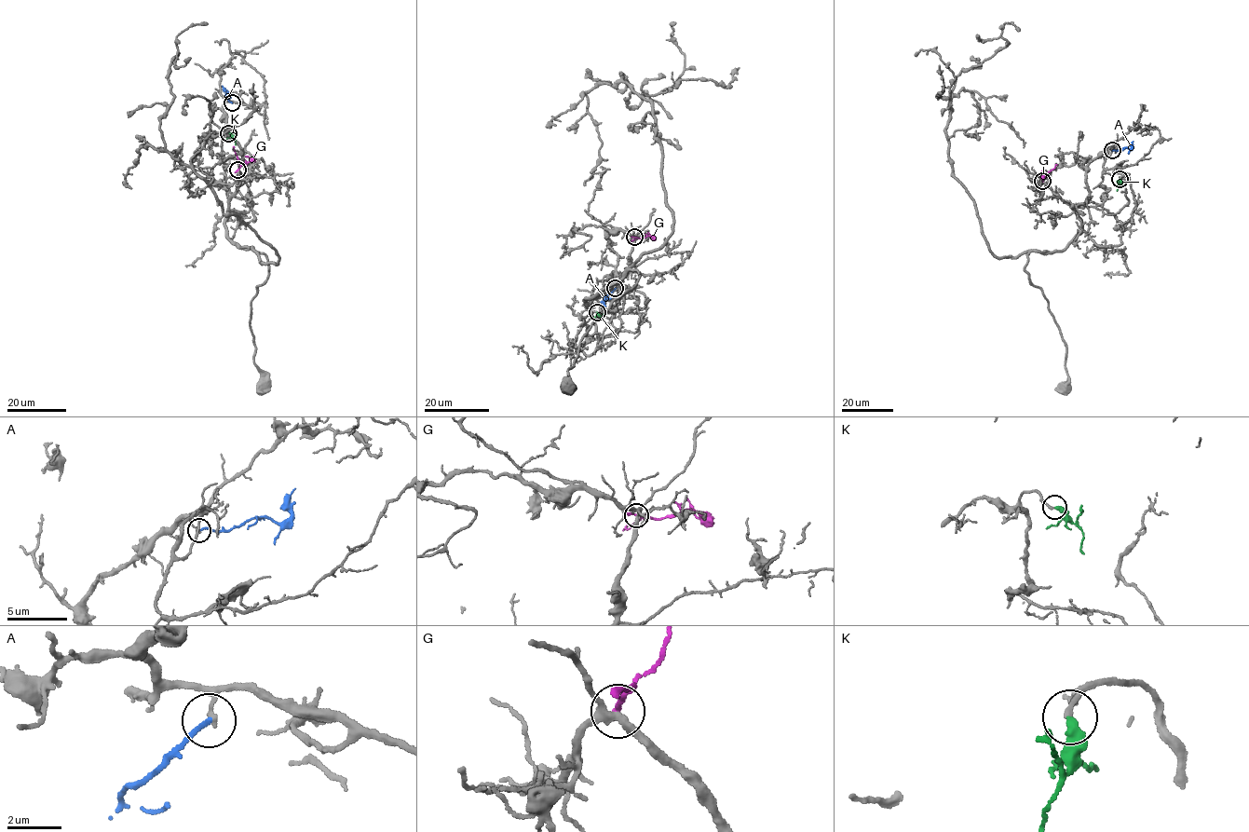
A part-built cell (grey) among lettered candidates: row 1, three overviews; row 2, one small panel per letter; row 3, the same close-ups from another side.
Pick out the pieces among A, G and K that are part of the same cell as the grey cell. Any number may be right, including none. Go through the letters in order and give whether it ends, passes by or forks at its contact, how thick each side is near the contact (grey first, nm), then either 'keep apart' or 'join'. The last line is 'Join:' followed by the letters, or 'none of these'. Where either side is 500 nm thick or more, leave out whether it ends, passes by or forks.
A: it ends there; 180 nm thick on the grey side, 180 nm on the other; keep apart
G: it ends there; 260 nm thick on the grey side, 240 nm on the other; keep apart
K: it ends there; 190 nm thick on the grey side, 380 nm on the other; join
Join: K

